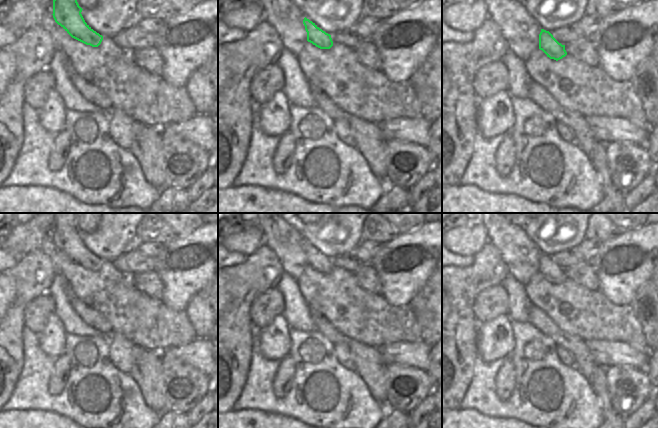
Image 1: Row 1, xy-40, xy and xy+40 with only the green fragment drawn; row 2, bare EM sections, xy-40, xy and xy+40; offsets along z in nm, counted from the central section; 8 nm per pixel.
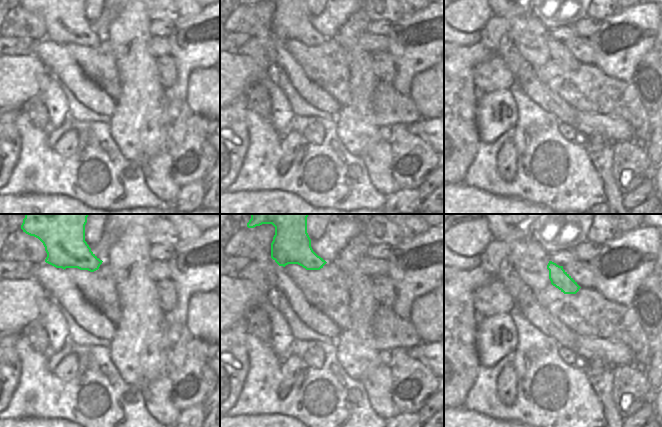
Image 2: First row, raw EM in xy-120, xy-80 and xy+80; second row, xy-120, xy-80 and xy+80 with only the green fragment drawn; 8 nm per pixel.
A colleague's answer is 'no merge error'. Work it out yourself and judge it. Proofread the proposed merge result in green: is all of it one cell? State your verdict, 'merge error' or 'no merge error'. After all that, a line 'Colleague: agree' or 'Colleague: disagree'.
merge error
Colleague: disagree

